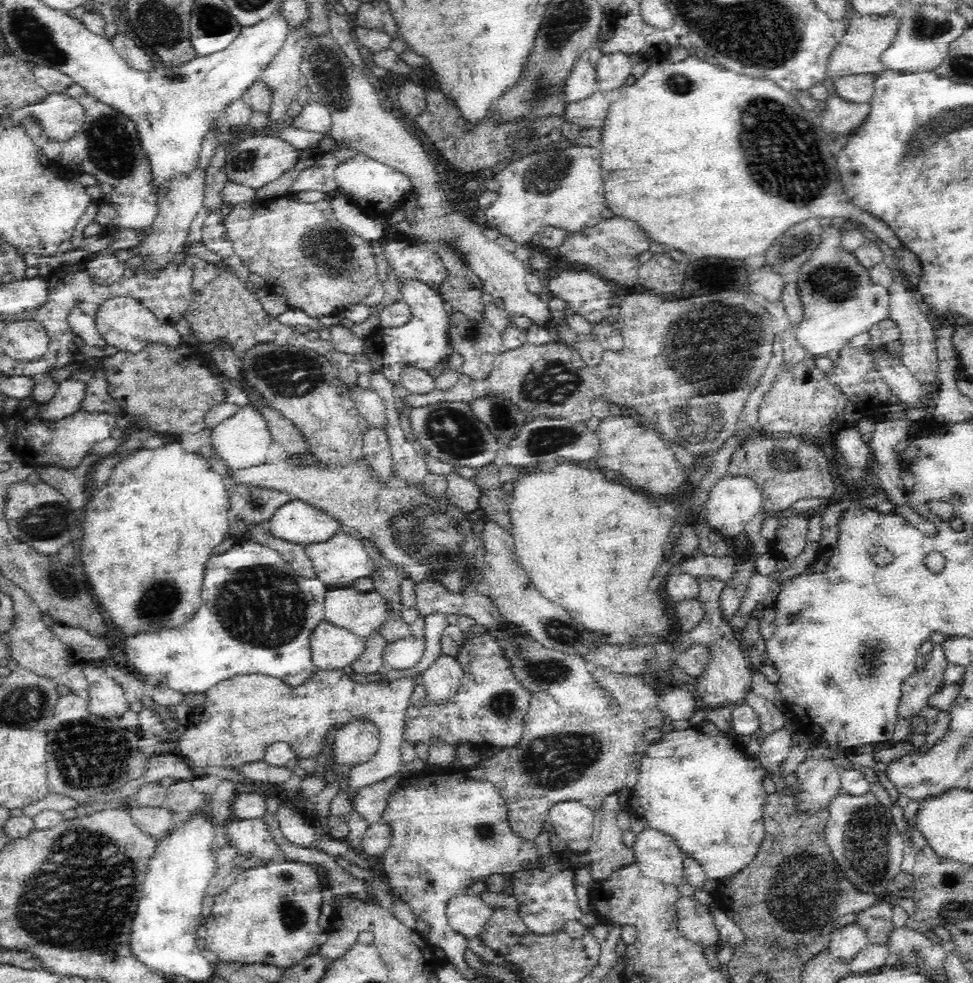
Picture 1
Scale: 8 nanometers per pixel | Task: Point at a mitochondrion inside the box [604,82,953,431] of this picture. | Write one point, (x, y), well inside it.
(781, 145)

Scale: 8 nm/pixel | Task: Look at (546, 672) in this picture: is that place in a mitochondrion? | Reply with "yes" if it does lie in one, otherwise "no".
yes

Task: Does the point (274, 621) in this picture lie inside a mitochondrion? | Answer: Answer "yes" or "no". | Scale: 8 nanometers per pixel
yes

